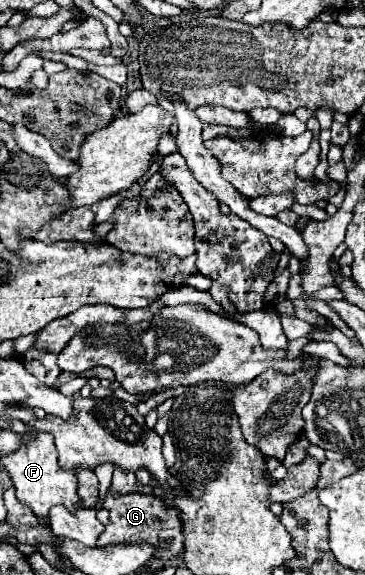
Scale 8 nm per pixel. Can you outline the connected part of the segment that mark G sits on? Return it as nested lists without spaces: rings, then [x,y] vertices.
[[[129,493],[123,497],[111,497],[107,495],[105,509],[109,509],[109,525],[101,533],[97,547],[105,545],[127,545],[137,541],[147,541],[157,547],[157,559],[171,559],[183,551],[183,533],[181,533],[181,513],[173,509],[173,505],[167,505],[163,497],[151,493]]]

